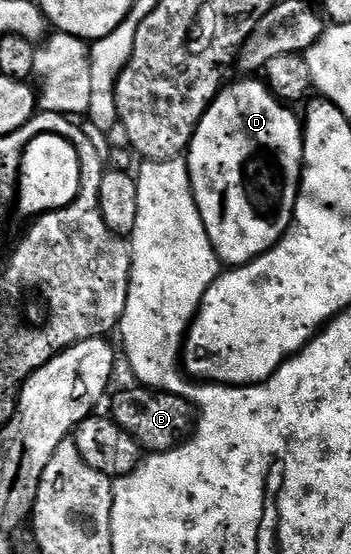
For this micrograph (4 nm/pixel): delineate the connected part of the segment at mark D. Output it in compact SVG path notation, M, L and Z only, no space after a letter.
M239 79L243 80L219 89L185 153L201 222L205 222L209 242L223 266L242 266L256 260L281 239L295 218L299 182L303 178L303 126L300 117L295 117L291 109L294 107L280 100L262 79Z

